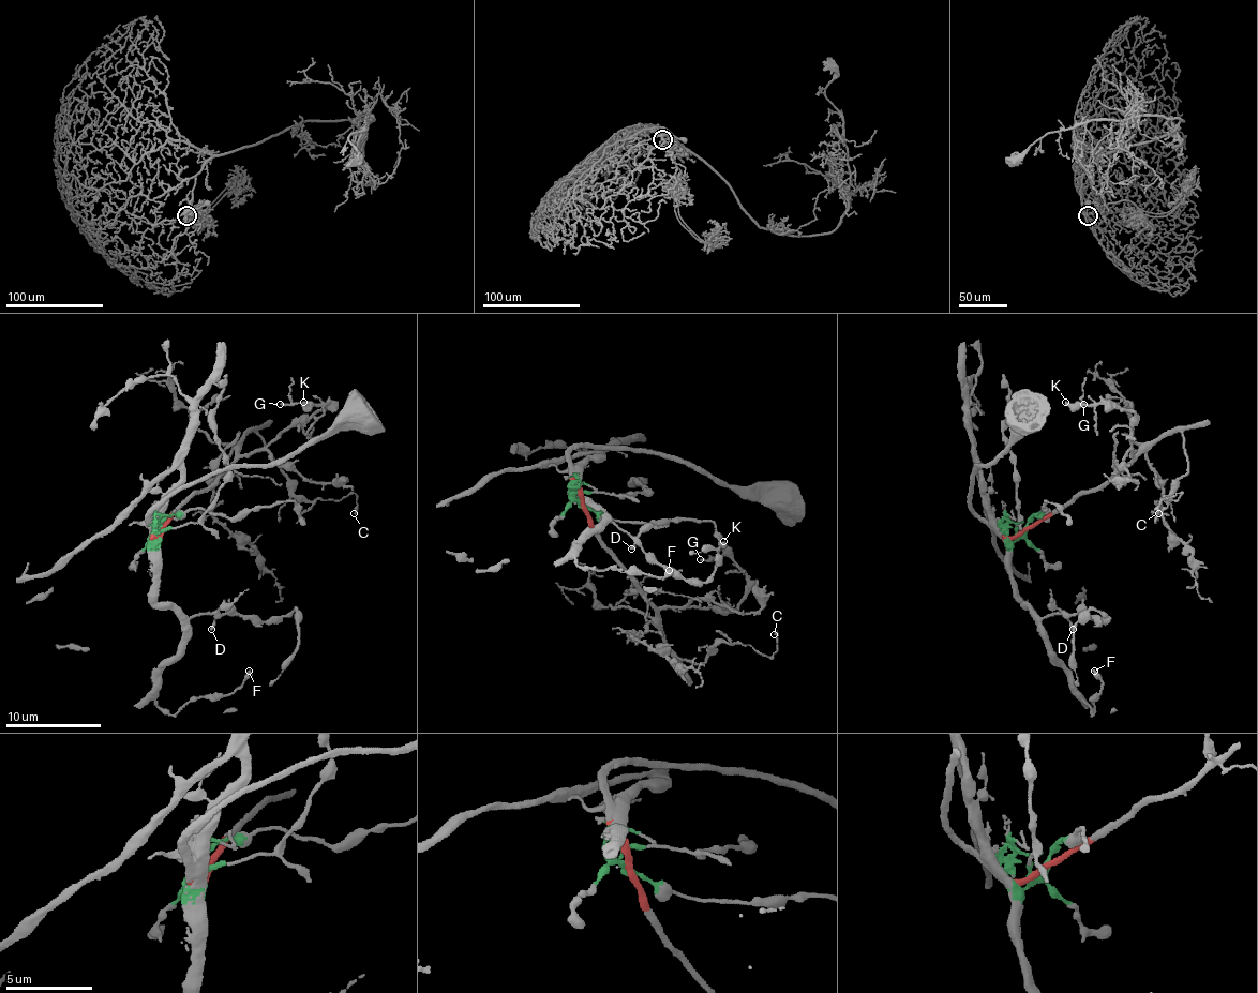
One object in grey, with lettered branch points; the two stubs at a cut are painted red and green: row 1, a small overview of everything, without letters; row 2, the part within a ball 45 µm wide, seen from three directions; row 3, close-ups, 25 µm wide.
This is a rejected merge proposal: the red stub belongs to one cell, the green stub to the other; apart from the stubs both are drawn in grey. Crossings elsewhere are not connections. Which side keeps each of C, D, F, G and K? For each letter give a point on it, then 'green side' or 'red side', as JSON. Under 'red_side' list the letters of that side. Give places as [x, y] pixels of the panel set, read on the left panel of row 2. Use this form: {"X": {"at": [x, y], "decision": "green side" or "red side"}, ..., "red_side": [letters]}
{"C": {"at": [354, 513], "decision": "red side"}, "D": {"at": [211, 629], "decision": "green side"}, "F": {"at": [249, 671], "decision": "green side"}, "G": {"at": [280, 404], "decision": "red side"}, "K": {"at": [303, 402], "decision": "red side"}, "red_side": ["C", "G", "K"]}

